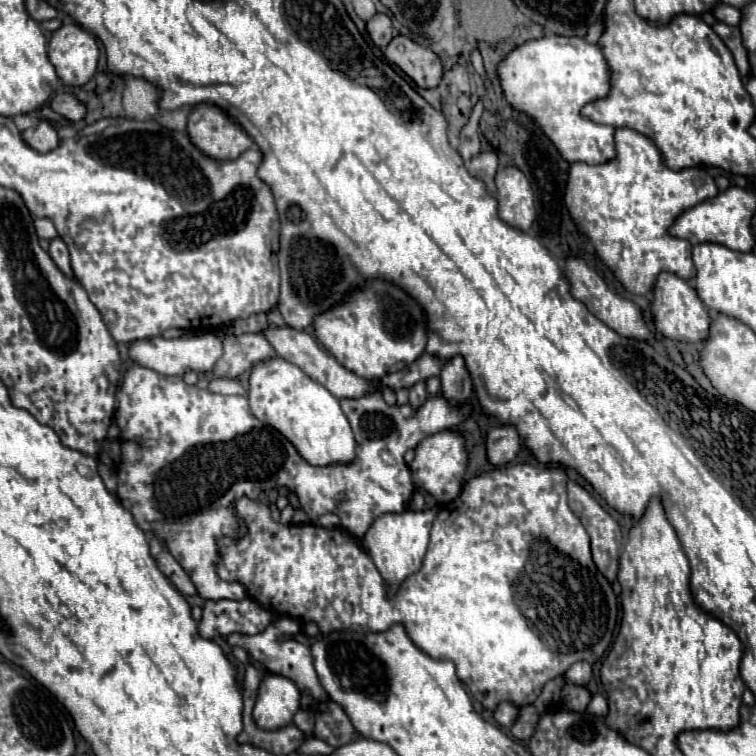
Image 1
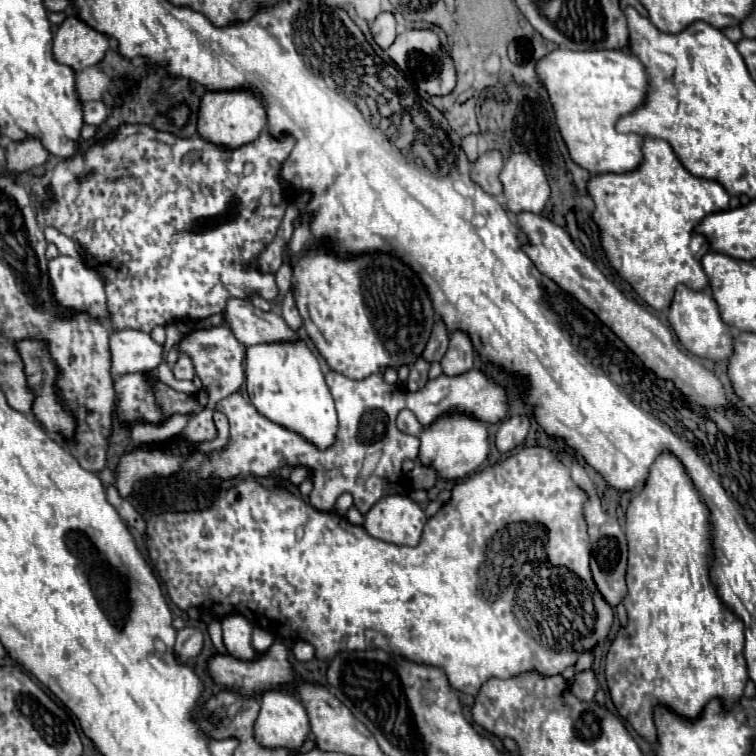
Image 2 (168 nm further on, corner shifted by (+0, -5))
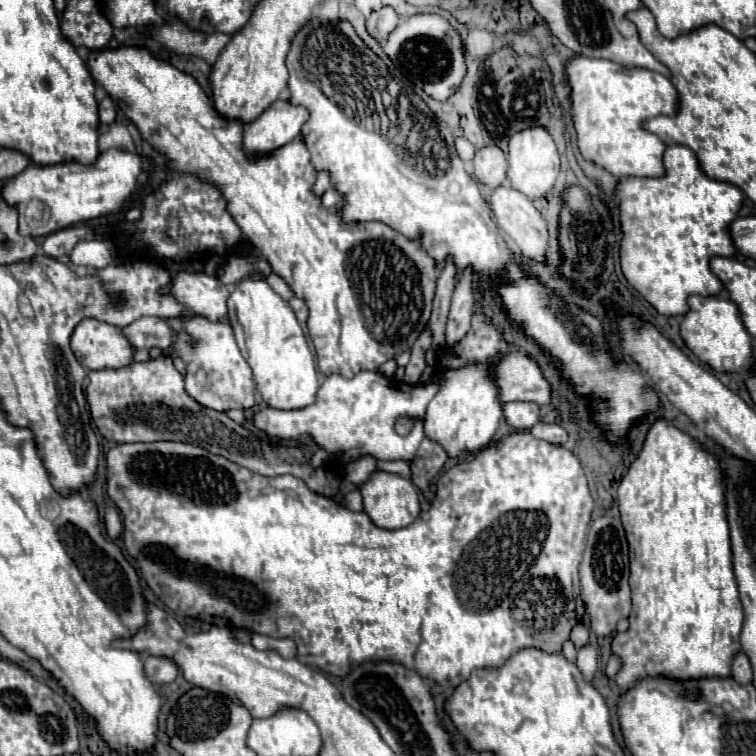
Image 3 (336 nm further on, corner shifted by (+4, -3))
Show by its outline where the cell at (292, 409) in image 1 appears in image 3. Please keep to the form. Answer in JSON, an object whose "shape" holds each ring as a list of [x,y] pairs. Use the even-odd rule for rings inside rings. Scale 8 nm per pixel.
{"shape":[[[243,279],[235,283],[231,291],[229,315],[237,345],[253,371],[255,387],[263,401],[269,407],[281,411],[295,411],[315,403],[319,389],[315,359],[309,351],[305,333],[287,301],[273,293],[265,279]]]}

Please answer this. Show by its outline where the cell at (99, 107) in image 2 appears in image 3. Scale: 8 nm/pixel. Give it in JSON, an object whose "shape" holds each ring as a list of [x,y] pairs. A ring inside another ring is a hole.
{"shape":[[[109,97],[99,101],[99,121],[101,123],[113,123],[115,121],[115,103]]]}

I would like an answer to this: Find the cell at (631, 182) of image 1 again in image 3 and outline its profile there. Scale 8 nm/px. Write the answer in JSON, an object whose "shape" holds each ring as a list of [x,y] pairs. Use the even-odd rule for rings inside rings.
{"shape":[[[667,145],[665,147],[665,153],[663,153],[663,167],[665,167],[665,175],[661,177],[645,177],[645,179],[627,179],[627,181],[619,181],[617,185],[617,193],[621,197],[621,203],[619,203],[619,223],[621,223],[621,231],[623,231],[623,237],[621,237],[621,269],[623,269],[623,275],[625,279],[629,281],[629,285],[633,285],[661,315],[683,315],[687,311],[687,303],[685,299],[689,295],[717,295],[721,291],[721,281],[711,273],[709,269],[709,259],[713,255],[723,255],[723,257],[733,257],[737,251],[733,247],[733,241],[729,237],[729,223],[737,217],[739,213],[739,207],[741,207],[741,201],[743,201],[743,193],[731,185],[731,183],[723,183],[723,181],[715,181],[715,179],[709,179],[707,175],[703,175],[703,171],[699,169],[699,163],[697,163],[697,157],[695,153],[685,147],[685,145]]]}

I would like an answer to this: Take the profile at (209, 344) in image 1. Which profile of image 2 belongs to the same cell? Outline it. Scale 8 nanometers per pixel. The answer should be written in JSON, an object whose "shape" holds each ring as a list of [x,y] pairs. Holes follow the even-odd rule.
{"shape":[[[137,329],[113,331],[109,335],[109,351],[113,377],[155,371],[163,359],[163,347],[157,345],[149,333]]]}

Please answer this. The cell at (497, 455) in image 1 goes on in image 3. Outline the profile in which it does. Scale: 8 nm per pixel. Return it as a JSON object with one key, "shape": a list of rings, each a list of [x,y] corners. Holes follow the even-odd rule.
{"shape":[[[513,401],[503,405],[503,415],[515,431],[529,431],[539,421],[539,405],[527,401]]]}

